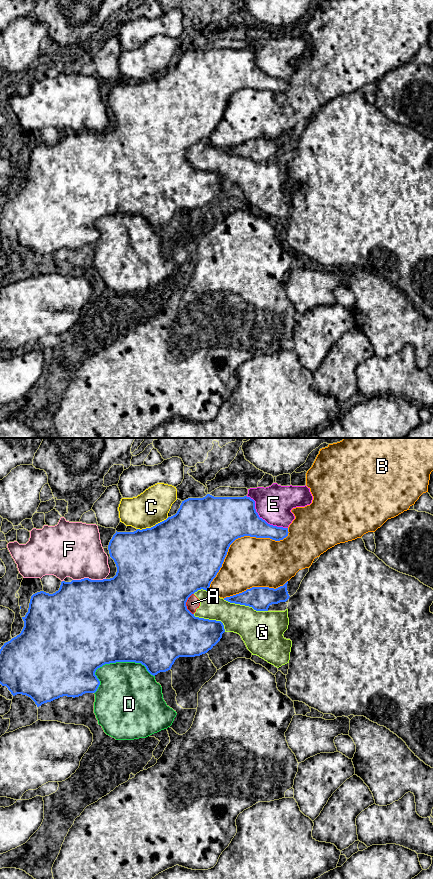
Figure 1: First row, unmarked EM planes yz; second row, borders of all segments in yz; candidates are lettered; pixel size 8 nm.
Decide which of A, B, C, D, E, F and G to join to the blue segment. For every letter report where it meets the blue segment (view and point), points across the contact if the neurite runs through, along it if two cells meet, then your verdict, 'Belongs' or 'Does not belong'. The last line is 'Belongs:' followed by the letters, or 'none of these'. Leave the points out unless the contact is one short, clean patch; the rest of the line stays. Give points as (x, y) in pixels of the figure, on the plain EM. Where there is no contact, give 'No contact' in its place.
A: Touches blue at yz (185, 156). Boundary: yz (193, 145), (186, 154), (186, 160), (192, 166). Does not belong
B: Touches blue at yz (239, 89). Does not belong
C: Touches blue at yz (153, 78). Does not belong
D: Touches blue at yz (114, 214). Does not belong
E: Touches blue at yz (261, 70). Does not belong
F: Touches blue at yz (89, 131). Does not belong
G: Touches blue at yz (245, 157). Does not belong
Belongs: none of these

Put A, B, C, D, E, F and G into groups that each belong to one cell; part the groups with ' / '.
A G / B / C / D / E / F

